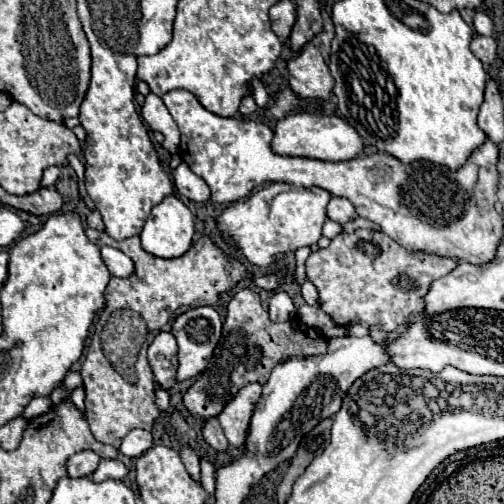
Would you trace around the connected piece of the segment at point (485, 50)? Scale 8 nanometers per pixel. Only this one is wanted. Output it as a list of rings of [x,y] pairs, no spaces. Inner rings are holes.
[[[474,36],[472,40],[472,52],[474,56],[482,62],[482,64],[492,64],[496,58],[496,42],[494,38],[486,38],[486,36]]]

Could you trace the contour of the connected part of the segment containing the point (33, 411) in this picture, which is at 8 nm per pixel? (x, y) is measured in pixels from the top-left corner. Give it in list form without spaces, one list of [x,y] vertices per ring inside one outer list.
[[[36,396],[30,400],[30,404],[26,406],[22,416],[28,420],[36,418],[52,409],[53,403],[50,402],[50,396]]]

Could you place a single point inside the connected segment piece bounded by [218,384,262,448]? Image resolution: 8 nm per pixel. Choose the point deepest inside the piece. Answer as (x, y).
(234, 418)

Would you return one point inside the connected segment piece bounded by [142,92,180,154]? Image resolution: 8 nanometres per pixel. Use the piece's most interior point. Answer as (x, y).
(154, 112)

